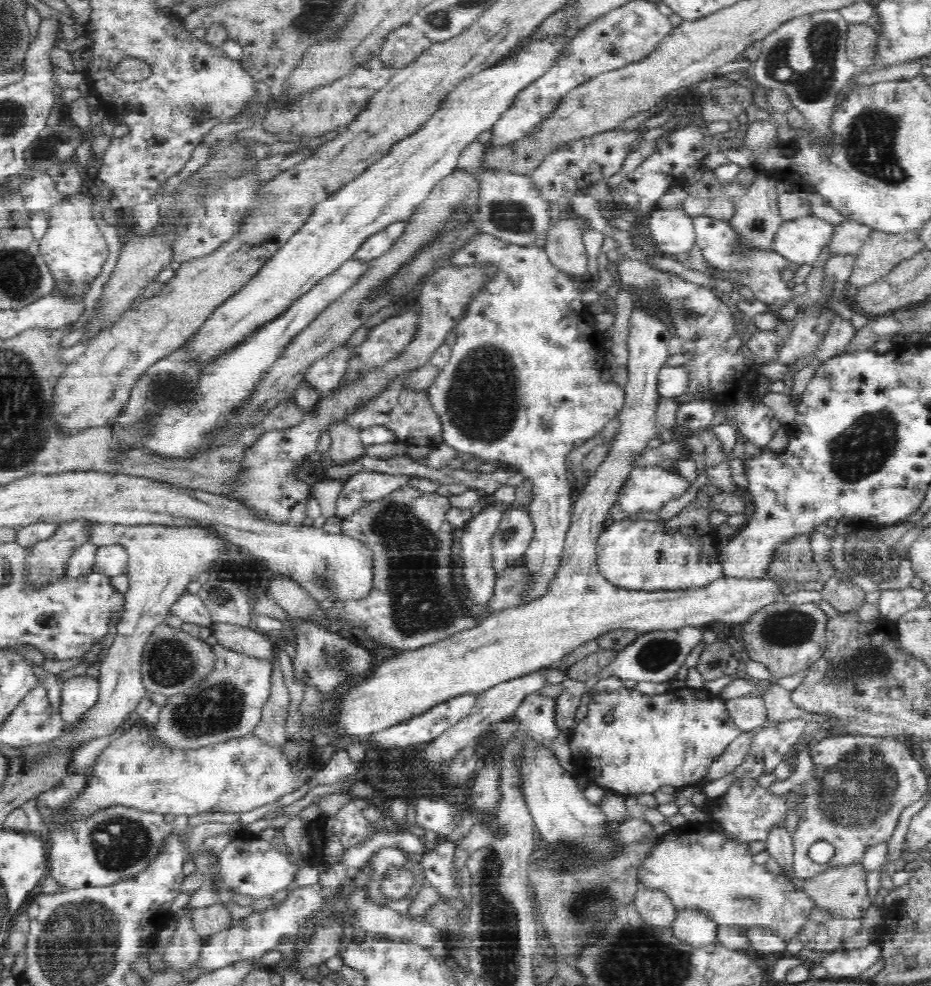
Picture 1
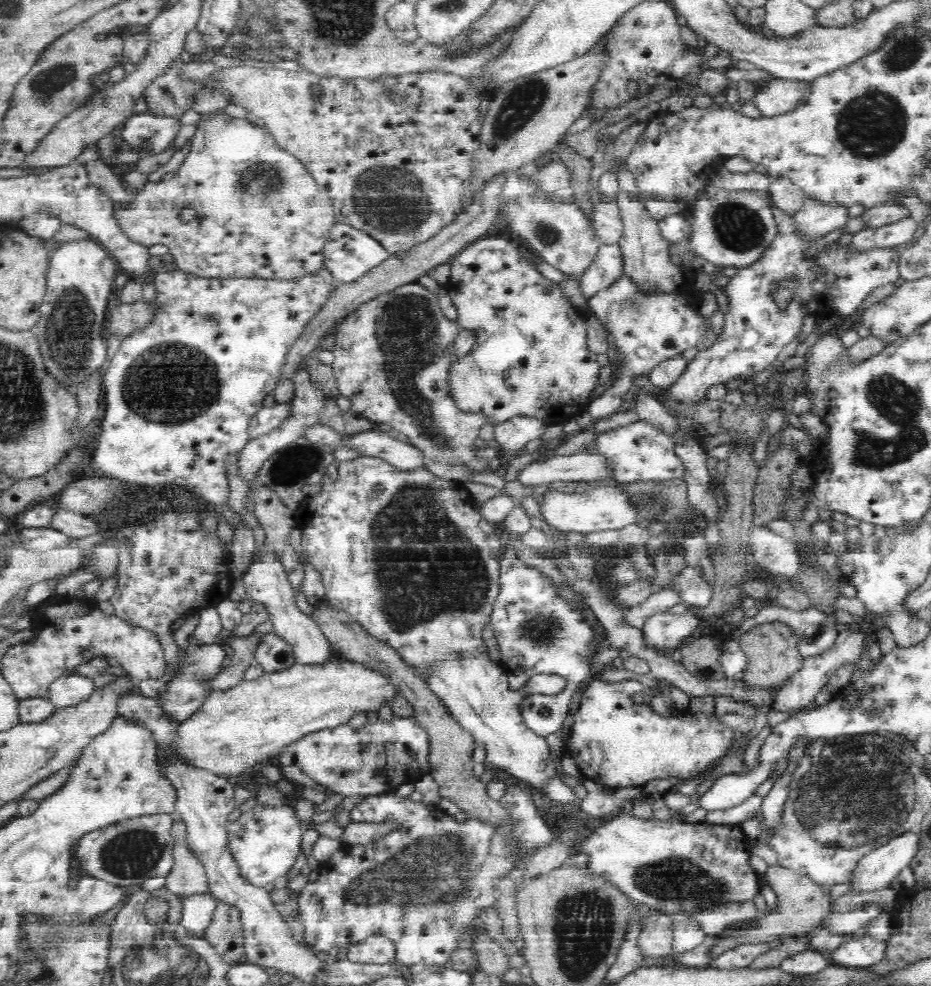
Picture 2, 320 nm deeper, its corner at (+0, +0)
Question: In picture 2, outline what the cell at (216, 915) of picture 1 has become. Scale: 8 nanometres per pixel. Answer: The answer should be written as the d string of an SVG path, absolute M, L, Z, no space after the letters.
M220 901L212 912L212 918L204 928L203 939L216 949L223 961L231 964L243 962L245 946L242 923L236 907L228 906Z

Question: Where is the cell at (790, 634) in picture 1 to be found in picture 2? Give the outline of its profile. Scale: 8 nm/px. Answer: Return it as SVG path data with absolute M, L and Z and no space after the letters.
M768 622L750 628L742 636L737 638L739 648L748 658L748 668L744 673L744 683L752 686L769 686L770 688L781 688L786 682L803 666L805 660L798 649L798 635L786 624L786 622Z

